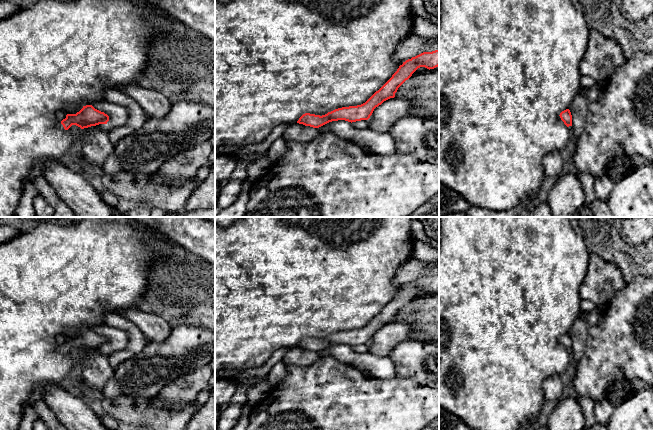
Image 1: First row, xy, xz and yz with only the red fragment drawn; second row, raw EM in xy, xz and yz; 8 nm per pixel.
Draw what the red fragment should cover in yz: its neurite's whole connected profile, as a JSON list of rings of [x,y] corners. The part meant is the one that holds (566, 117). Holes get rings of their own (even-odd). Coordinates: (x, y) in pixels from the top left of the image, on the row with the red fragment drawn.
[[[569,109],[562,111],[559,116],[567,127],[572,126],[572,115]]]

